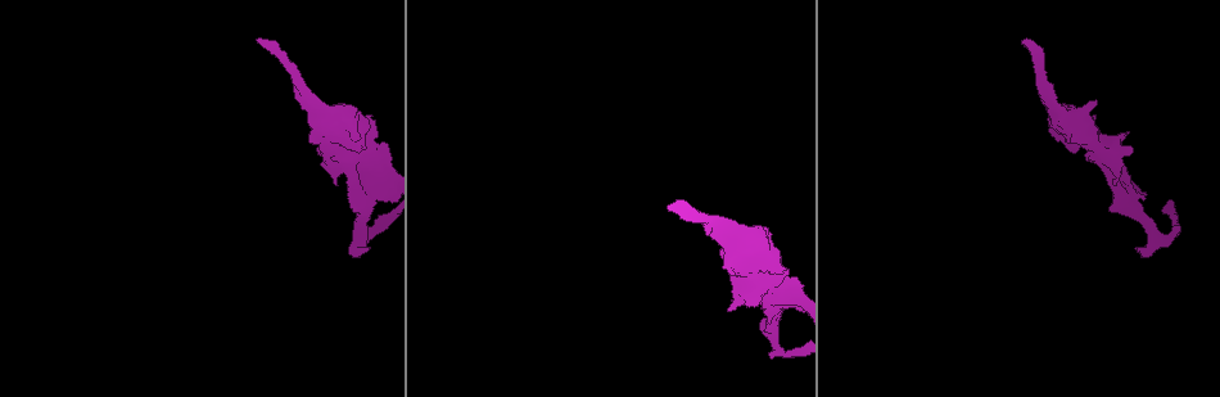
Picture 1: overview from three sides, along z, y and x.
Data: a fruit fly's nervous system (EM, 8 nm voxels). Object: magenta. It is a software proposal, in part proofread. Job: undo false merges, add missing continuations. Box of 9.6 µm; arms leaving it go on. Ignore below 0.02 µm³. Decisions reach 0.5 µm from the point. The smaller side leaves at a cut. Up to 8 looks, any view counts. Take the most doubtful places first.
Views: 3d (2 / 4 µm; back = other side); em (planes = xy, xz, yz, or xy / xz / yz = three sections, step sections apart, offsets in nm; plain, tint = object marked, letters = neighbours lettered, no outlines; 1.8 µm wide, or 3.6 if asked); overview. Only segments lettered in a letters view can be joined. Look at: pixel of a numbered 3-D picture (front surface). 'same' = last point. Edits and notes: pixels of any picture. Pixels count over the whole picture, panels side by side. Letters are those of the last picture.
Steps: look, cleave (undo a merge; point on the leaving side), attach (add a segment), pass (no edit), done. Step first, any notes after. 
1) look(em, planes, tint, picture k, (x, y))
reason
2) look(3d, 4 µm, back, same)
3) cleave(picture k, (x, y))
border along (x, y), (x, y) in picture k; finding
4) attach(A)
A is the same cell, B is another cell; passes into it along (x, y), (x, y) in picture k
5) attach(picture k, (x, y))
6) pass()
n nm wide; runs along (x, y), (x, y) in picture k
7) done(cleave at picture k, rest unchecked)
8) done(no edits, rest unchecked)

look(em, xy, step 8, letters, picture 1, (258, 37))
long arm stops here

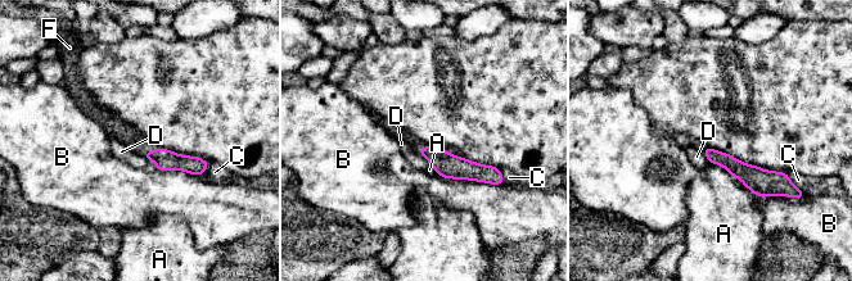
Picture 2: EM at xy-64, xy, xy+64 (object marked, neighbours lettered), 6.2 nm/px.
attach(F)
F is the same cell, A, B, C and D are other cells; passes into it along (165, 159), (152, 150), (120, 130) in picture 2; it goes on there

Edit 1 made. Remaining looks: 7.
look(overview)
redraw

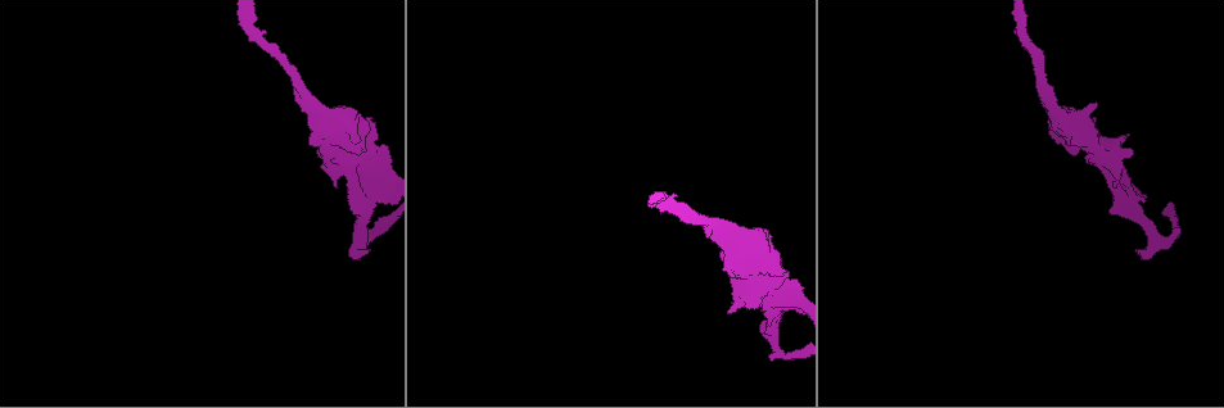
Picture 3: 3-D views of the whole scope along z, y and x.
look(em, planes, plain, picture 3, (1047, 105))
thick turns thin

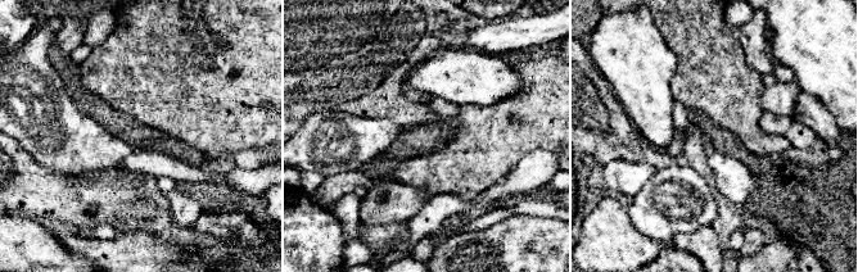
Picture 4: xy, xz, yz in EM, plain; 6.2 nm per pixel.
look(em, planes, letters, same)
see the neighbours

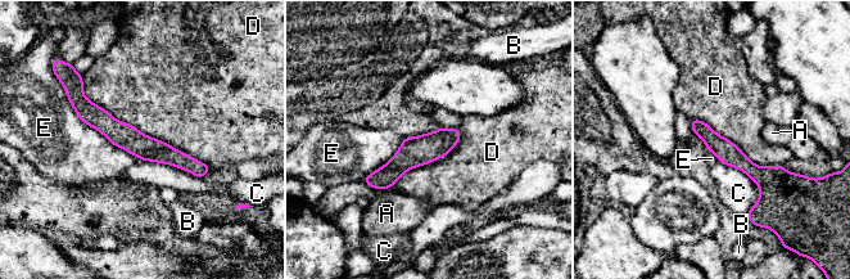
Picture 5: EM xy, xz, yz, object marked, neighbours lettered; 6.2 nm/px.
pass()
A, B, C, D and E are other cells; border along (67, 95), (84, 122), (152, 161) in picture 5; one neuron here

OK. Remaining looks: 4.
done(attach at picture 2, rest unchecked)

